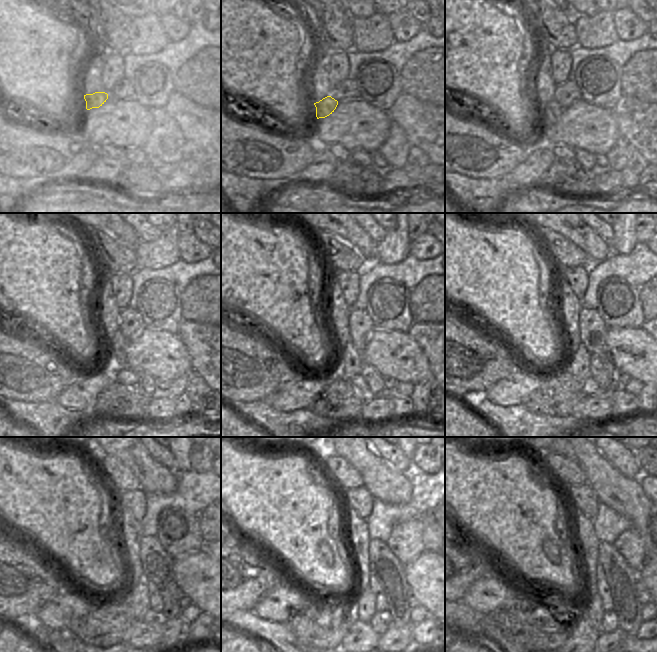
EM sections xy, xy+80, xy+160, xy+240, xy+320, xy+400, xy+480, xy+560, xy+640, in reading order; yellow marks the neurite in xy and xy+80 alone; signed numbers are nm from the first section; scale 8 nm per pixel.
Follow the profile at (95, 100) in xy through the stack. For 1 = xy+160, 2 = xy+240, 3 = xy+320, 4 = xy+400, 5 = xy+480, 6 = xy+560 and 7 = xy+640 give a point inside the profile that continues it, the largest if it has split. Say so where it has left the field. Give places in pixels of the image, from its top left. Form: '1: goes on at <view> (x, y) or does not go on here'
1: goes on at xy+160 (551, 112)
2: goes on at xy+240 (117, 344)
3: goes on at xy+320 (349, 361)
4: goes on at xy+400 (578, 365)
5: goes on at xy+480 (137, 597)
6: goes on at xy+560 (365, 603)
7: goes on at xy+640 (594, 611)

